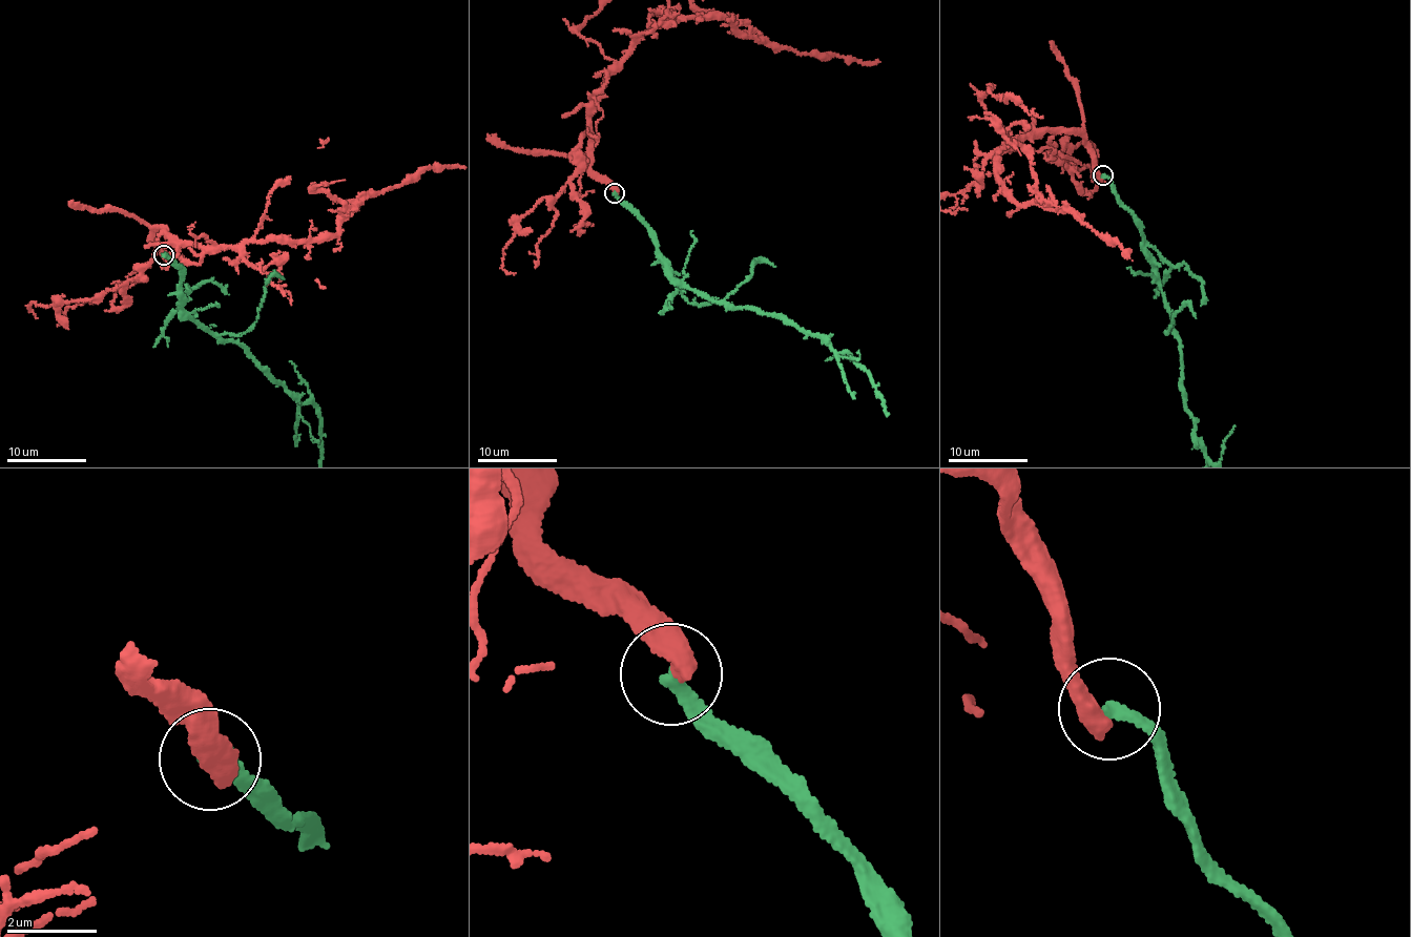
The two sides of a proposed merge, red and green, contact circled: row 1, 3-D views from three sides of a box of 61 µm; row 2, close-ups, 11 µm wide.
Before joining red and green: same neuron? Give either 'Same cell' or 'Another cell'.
Another cell

